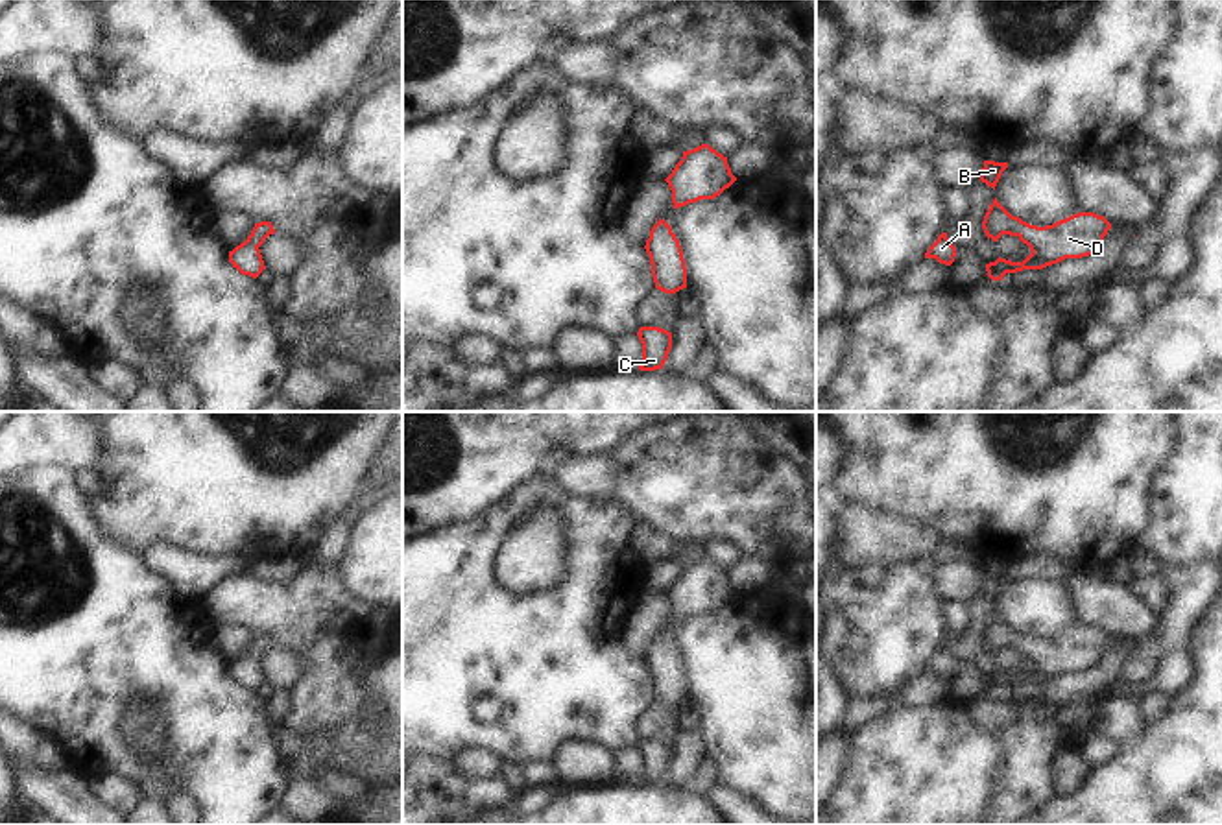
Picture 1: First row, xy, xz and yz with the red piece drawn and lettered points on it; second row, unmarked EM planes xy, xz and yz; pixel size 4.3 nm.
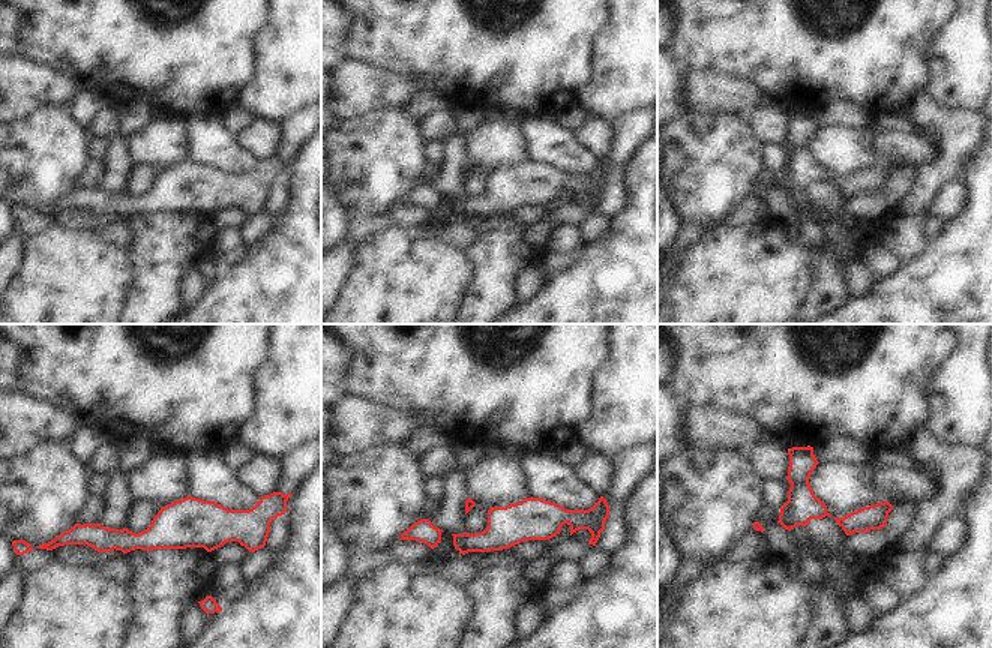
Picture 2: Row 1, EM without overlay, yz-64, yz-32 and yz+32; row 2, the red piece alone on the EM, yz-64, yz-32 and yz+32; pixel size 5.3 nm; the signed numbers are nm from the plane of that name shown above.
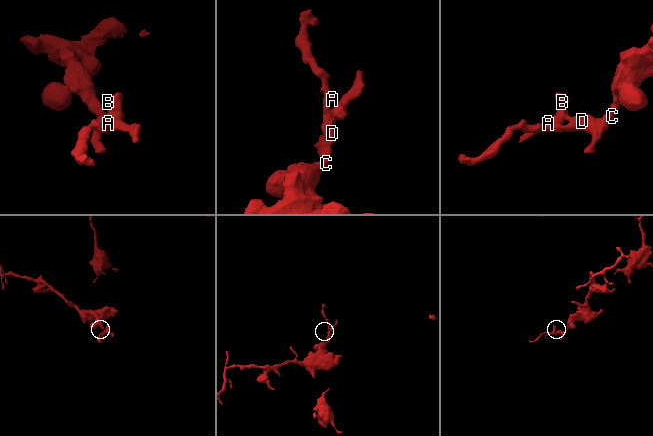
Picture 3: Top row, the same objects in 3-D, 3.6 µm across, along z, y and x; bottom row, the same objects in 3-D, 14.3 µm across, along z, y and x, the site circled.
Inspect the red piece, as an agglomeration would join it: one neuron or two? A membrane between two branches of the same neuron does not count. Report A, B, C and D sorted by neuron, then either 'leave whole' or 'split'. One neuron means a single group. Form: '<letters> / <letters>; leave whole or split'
A B C D; leave whole

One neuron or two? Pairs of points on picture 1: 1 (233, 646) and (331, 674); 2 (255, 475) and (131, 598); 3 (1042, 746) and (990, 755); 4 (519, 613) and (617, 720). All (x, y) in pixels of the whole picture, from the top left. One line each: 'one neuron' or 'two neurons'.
1: two neurons
2: two neurons
3: two neurons
4: one neuron

